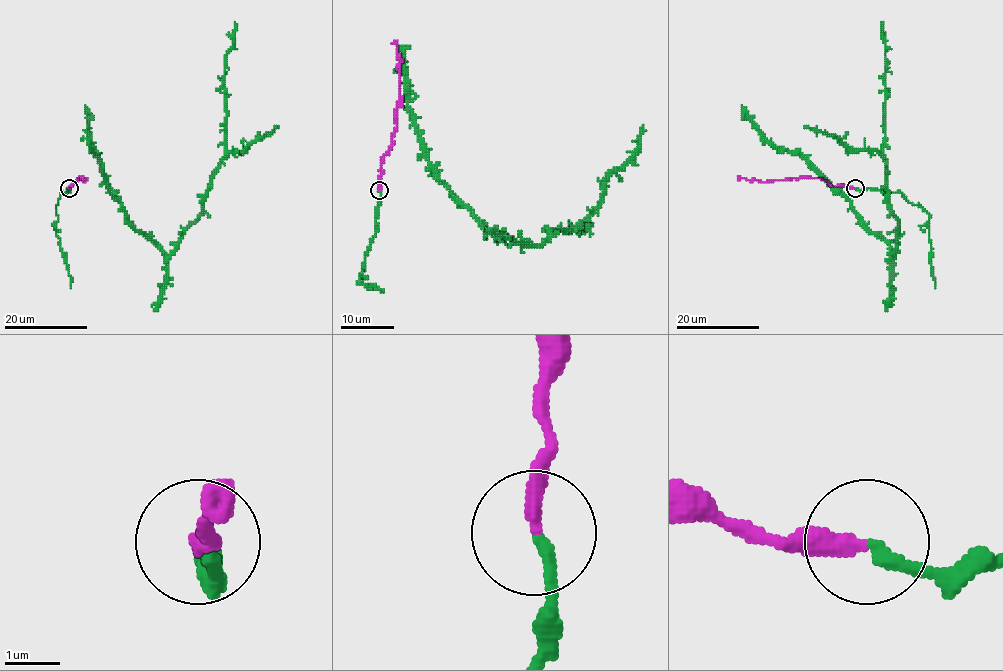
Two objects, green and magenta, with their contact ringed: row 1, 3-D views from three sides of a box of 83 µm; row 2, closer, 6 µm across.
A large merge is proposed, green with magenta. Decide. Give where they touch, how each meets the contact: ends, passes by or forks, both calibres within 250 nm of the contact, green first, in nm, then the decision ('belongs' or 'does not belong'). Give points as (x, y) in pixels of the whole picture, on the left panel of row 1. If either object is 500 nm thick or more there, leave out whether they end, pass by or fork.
at (69, 188); green ends there; magenta ends there; 220 nm thick on the green side, 280 nm on the other; belongs

